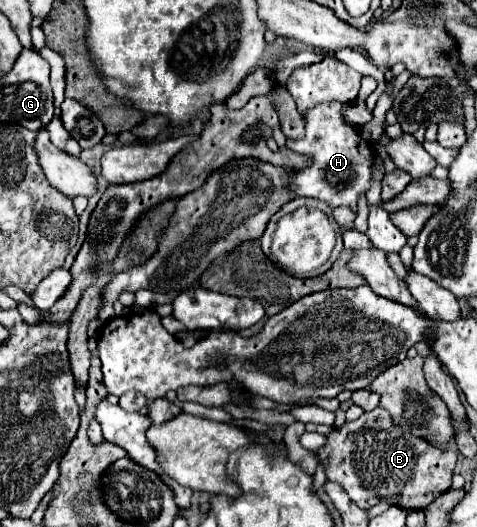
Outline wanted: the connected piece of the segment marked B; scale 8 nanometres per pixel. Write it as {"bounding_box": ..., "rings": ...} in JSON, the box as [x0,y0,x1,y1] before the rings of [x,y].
{"bounding_box":[317,408,457,510],"rings":[[[383,408],[365,412],[357,420],[335,428],[327,436],[325,448],[317,450],[317,454],[329,454],[327,478],[341,484],[359,508],[371,508],[385,500],[399,508],[419,510],[449,490],[457,464],[457,452],[443,452],[421,438],[403,434]]]}

